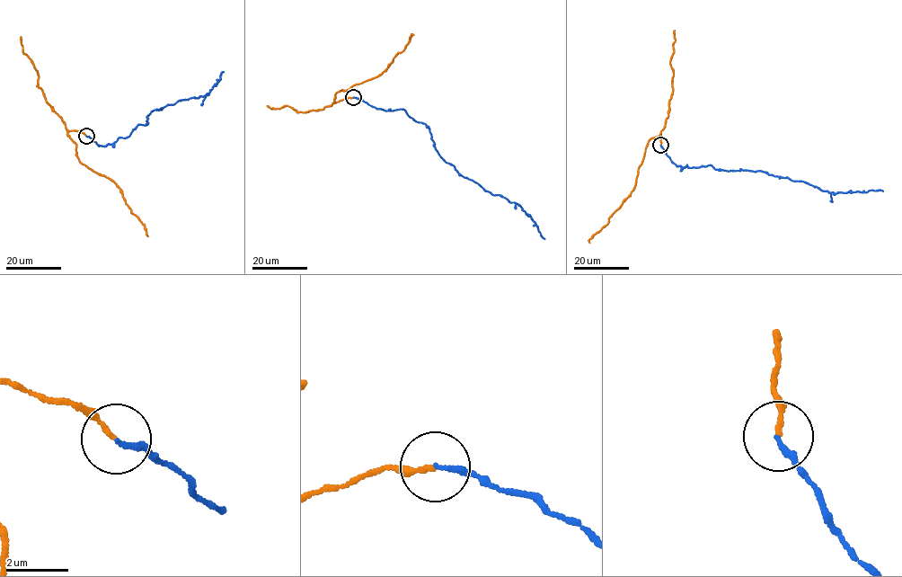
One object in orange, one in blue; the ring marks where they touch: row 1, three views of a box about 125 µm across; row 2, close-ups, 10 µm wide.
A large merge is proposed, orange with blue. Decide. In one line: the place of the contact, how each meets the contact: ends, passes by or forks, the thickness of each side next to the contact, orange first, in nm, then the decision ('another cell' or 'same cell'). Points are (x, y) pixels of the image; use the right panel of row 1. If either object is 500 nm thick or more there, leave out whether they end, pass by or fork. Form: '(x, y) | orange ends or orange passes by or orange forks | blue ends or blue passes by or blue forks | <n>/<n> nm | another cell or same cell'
(660, 145) | orange ends | blue ends | 130/160 nm | same cell

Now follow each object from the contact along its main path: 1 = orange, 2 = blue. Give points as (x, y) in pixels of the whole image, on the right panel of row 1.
1: (660, 146), (659, 135), (649, 138), (636, 184), (612, 214), (607, 225), (596, 232), (589, 243)
2: (660, 146), (671, 161), (683, 168), (711, 164), (721, 170), (763, 172), (835, 194), (883, 191)

